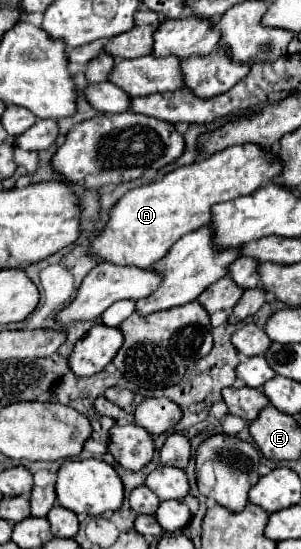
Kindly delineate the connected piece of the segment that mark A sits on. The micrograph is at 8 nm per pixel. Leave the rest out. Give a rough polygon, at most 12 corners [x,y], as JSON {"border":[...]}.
{"border":[[233,145],[127,191],[91,251],[151,267],[283,171]]}

